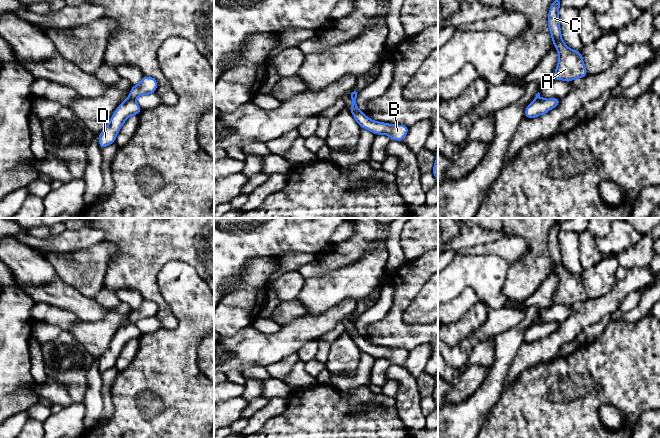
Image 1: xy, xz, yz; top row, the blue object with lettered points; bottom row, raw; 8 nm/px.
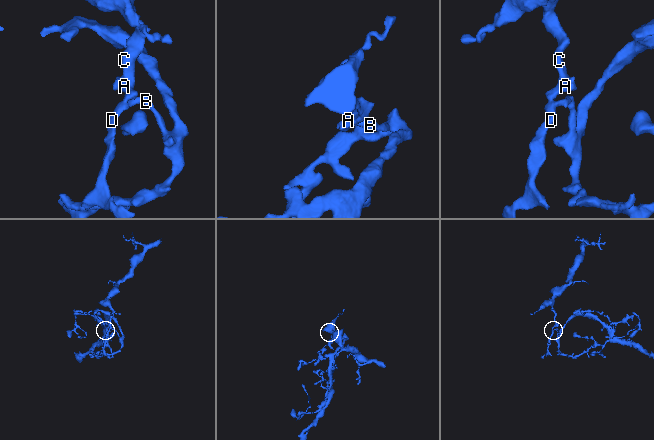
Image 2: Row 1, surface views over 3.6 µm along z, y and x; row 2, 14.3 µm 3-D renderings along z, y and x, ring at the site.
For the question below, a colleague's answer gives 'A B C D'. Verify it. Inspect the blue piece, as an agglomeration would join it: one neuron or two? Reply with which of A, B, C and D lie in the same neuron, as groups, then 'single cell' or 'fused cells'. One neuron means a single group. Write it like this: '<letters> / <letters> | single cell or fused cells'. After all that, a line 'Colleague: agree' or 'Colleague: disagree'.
A C / B D | fused cells
Colleague: disagree

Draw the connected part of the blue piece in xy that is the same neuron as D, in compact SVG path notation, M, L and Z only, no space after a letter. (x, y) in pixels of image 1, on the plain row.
M127 322L114 335L109 348L98 359L99 371L102 374L115 366L118 356L126 343L132 339L139 339L141 332L134 323Z

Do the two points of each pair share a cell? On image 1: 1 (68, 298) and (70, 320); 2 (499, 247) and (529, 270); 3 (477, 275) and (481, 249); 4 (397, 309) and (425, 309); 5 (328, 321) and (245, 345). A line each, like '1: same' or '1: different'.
1: different
2: different
3: different
4: different
5: same

